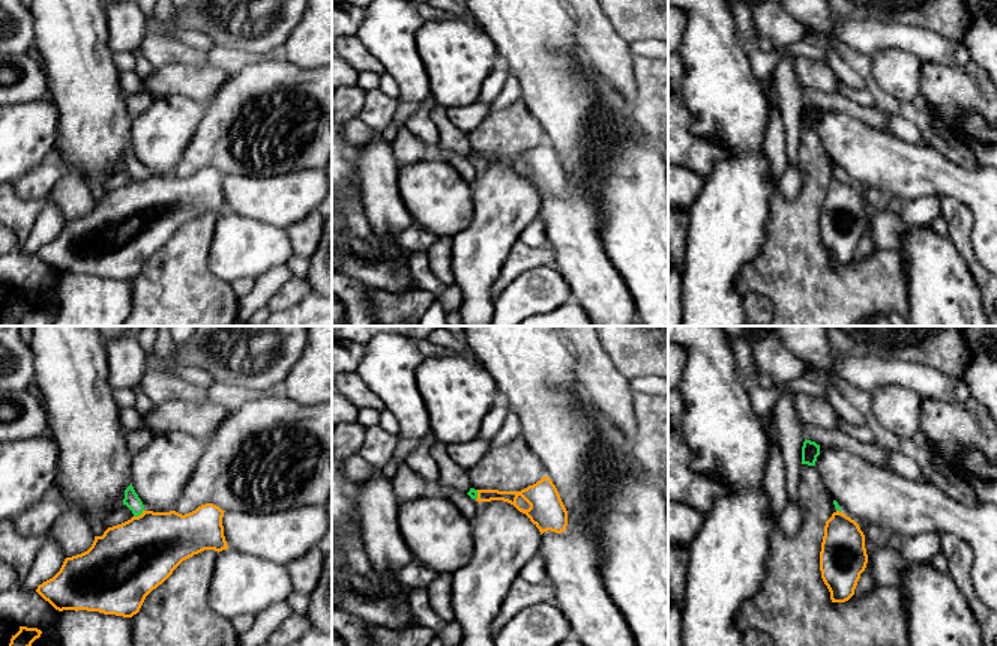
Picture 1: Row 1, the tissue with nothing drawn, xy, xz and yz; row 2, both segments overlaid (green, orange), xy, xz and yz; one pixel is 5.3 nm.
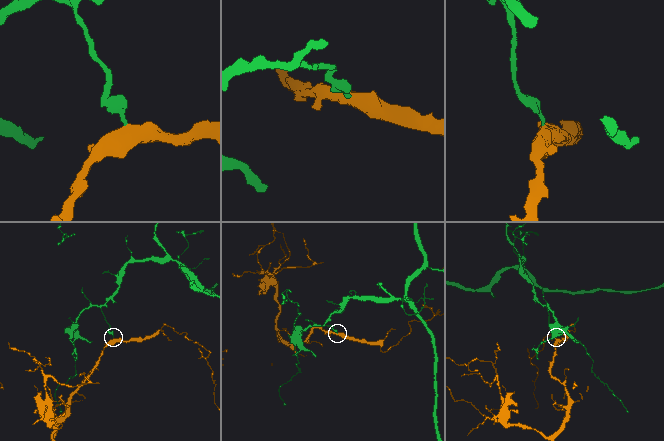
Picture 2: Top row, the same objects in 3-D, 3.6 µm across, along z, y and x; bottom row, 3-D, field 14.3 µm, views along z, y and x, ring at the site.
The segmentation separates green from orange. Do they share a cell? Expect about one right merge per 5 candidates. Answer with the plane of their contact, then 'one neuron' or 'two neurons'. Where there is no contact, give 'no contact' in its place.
contact in xy; two neurons

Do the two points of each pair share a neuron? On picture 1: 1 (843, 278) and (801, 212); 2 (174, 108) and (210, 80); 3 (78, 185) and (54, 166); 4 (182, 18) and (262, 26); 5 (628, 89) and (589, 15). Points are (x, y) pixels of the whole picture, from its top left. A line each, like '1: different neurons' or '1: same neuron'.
1: same neuron
2: different neurons
3: different neurons
4: same neuron
5: same neuron

